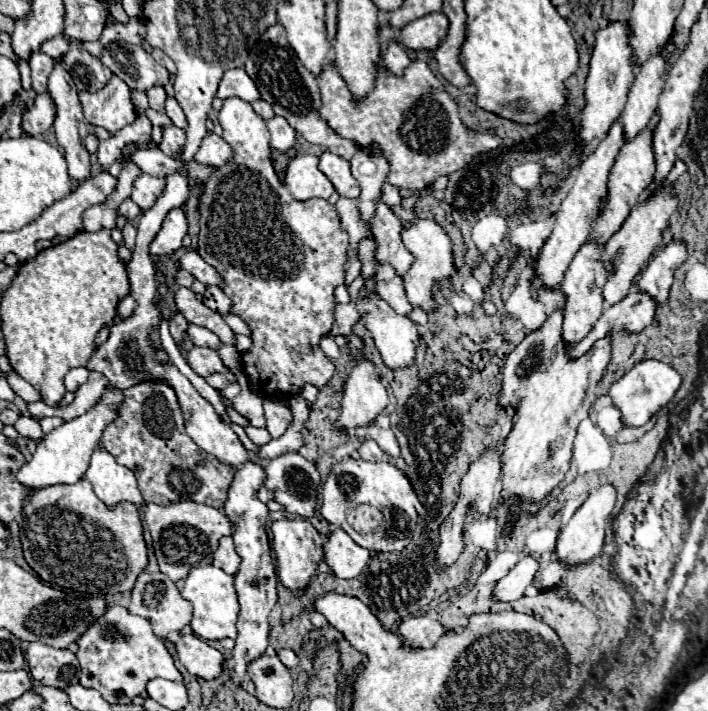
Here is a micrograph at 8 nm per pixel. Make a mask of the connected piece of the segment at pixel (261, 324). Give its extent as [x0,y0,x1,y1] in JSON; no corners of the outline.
[196,98,348,400]

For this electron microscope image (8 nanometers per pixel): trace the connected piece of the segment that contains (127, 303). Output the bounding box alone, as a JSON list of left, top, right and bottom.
[118,294,136,318]

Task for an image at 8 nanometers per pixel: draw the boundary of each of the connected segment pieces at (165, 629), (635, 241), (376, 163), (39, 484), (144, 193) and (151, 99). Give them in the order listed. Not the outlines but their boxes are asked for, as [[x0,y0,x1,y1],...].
[[128,570,192,638],[602,188,676,304],[350,150,388,222],[16,390,122,494],[132,178,164,210],[148,86,166,112]]

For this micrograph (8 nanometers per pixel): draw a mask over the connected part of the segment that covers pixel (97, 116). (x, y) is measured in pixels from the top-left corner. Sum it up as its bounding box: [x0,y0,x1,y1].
[80,76,136,132]

